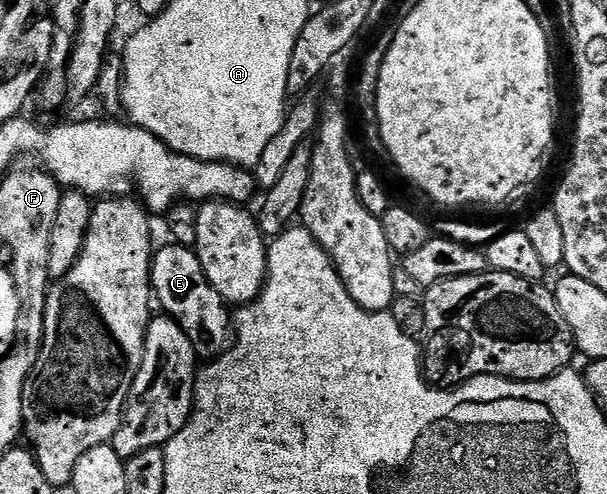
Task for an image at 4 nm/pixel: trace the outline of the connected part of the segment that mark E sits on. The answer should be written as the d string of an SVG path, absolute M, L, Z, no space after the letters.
M167 243L164 249L156 248L151 258L151 287L156 302L163 304L162 312L176 321L189 337L196 354L203 359L214 359L228 348L233 337L233 313L221 295L209 283L194 248Z

